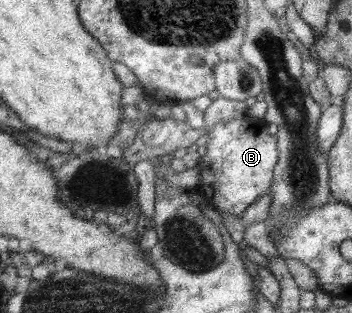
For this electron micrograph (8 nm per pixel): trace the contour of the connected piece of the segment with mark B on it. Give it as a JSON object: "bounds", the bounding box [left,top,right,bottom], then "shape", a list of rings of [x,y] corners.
{"bounds":[194,115,278,218],"shape":[[[245,115],[235,120],[219,120],[207,129],[201,128],[203,134],[207,135],[206,151],[197,164],[199,183],[194,190],[205,197],[220,216],[240,218],[245,208],[272,187],[278,155],[275,136],[265,133],[265,124],[263,119],[261,127],[260,119]]]}

